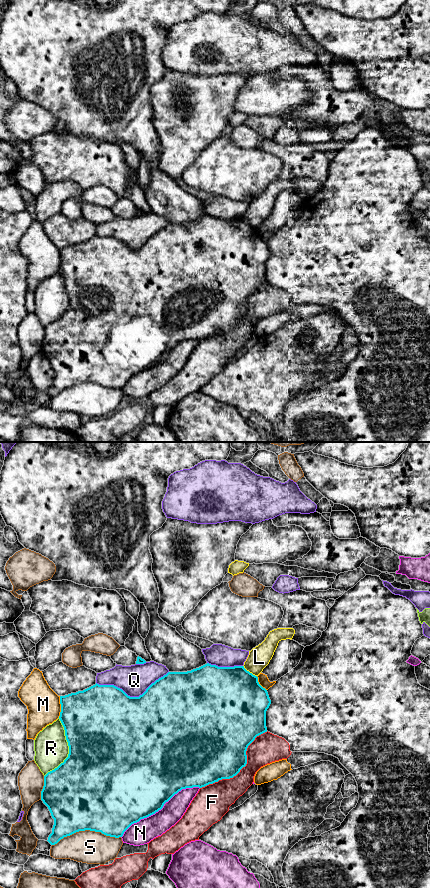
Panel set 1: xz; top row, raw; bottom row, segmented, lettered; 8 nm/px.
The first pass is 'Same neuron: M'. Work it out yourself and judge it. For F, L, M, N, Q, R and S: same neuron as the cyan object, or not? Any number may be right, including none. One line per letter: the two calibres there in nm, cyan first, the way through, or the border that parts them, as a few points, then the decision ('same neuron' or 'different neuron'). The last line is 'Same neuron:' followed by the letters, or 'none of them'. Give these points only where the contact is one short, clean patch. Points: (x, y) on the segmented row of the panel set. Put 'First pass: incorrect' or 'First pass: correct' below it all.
F: 480/240 nm | different neuron
L: 500/180 nm | along xz (243, 665), (256, 676) | different neuron
M: 460/260 nm | different neuron
N: 500/190 nm | different neuron
Q: 500/240 nm | different neuron
R: 500/280 nm | different neuron
S: 500/260 nm | different neuron
Same neuron: none of them
First pass: incorrect

